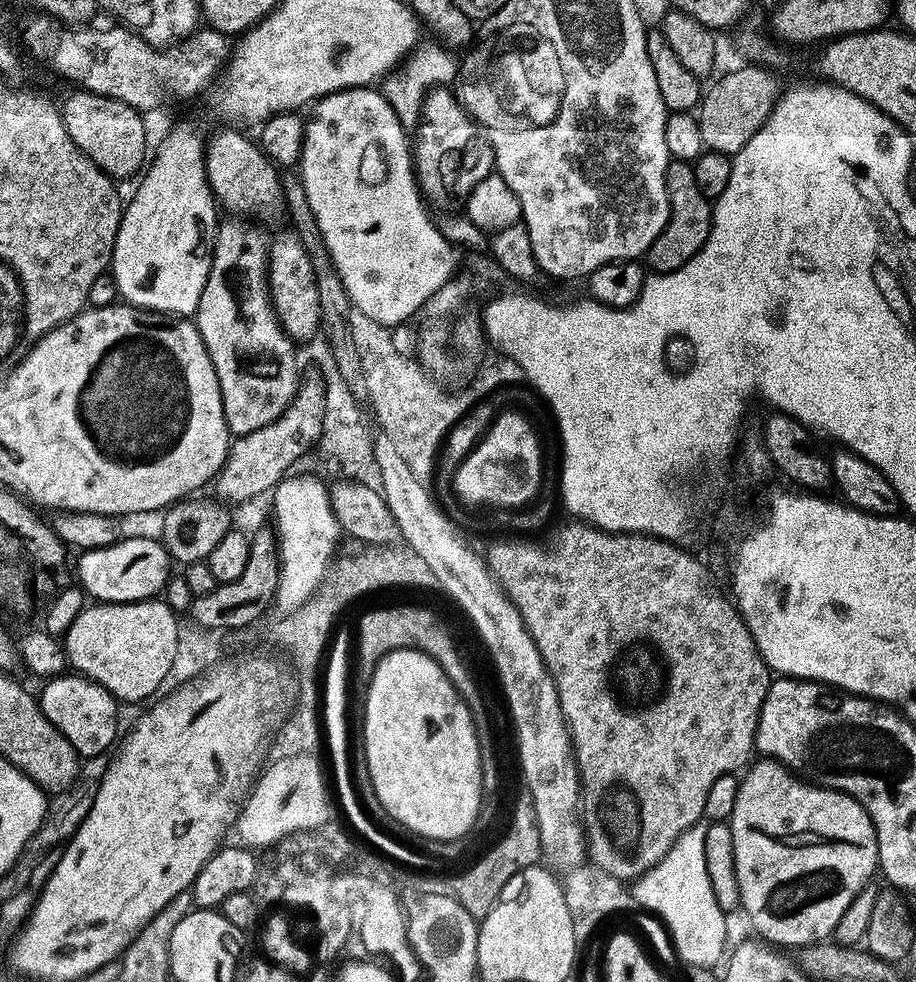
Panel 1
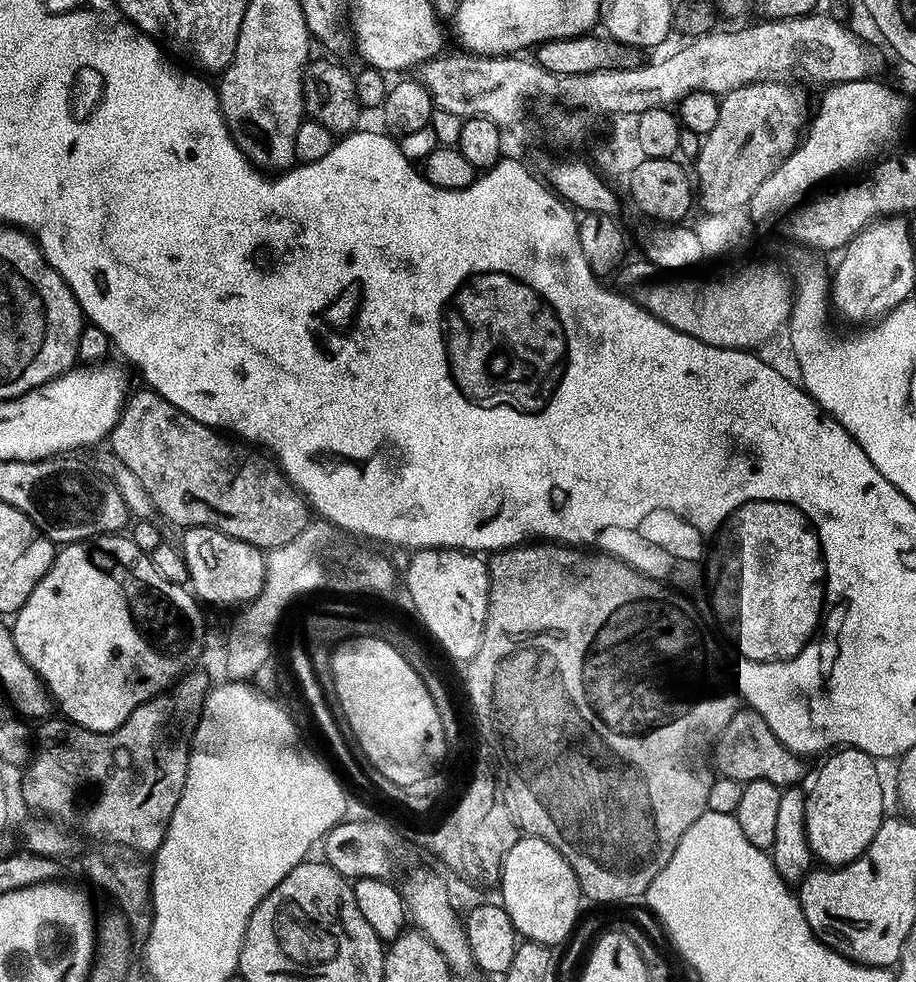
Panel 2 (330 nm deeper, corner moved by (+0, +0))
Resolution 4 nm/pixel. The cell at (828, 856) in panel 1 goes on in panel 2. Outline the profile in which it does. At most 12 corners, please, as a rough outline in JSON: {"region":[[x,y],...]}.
{"region":[[841,747],[806,792],[806,838],[849,864],[886,818],[873,756]]}

